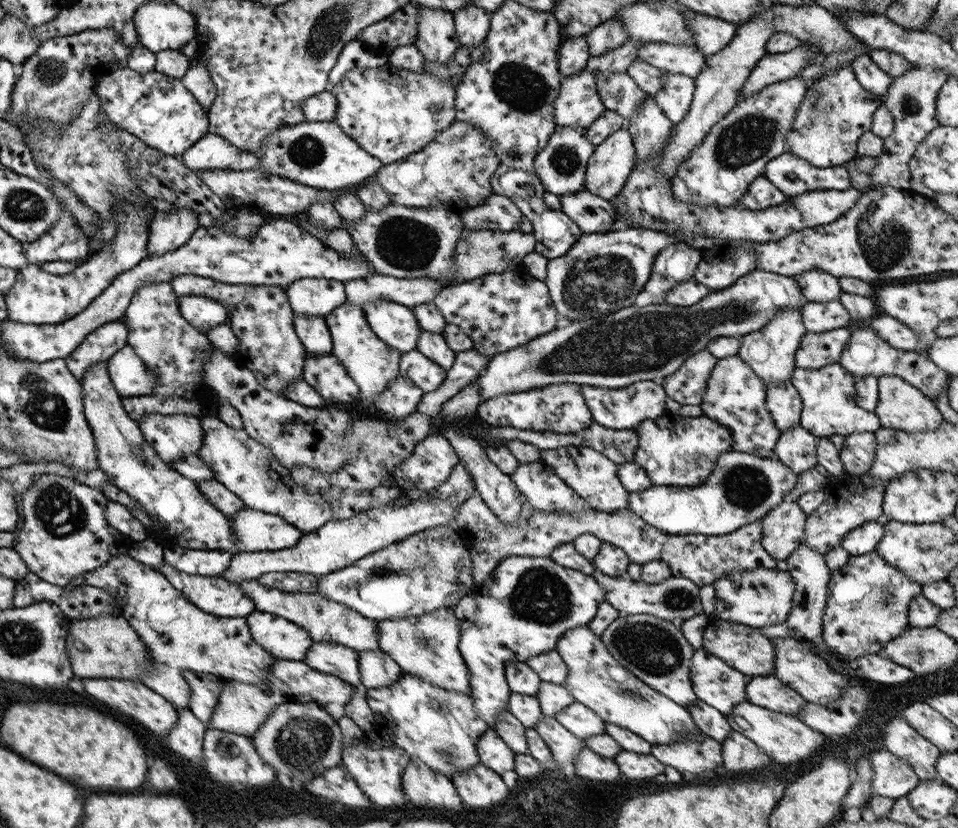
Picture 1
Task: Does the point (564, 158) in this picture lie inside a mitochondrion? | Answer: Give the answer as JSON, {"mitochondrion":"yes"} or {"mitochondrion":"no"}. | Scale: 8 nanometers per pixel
{"mitochondrion":"yes"}

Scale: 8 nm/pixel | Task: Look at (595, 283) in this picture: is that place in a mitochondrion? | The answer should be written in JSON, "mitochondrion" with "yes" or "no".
{"mitochondrion":"yes"}

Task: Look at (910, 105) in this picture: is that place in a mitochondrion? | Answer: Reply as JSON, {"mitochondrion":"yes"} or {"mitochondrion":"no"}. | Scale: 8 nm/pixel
{"mitochondrion":"yes"}

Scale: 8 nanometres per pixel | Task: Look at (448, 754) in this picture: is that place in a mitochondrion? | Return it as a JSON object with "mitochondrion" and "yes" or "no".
{"mitochondrion":"yes"}

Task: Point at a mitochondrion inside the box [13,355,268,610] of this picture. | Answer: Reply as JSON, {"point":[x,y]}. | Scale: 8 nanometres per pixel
{"point":[49,410]}

